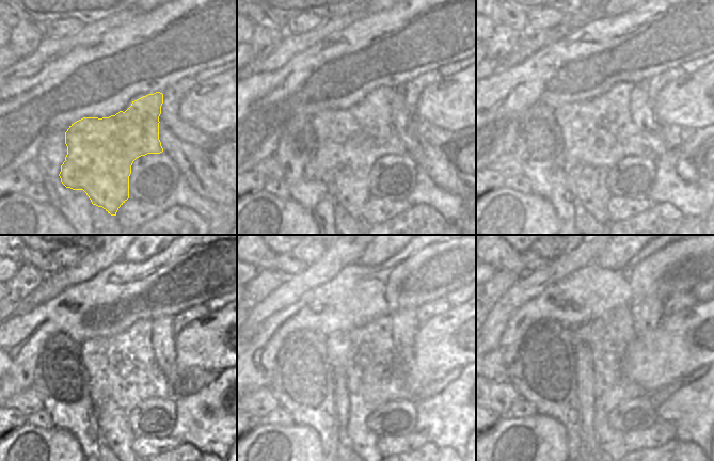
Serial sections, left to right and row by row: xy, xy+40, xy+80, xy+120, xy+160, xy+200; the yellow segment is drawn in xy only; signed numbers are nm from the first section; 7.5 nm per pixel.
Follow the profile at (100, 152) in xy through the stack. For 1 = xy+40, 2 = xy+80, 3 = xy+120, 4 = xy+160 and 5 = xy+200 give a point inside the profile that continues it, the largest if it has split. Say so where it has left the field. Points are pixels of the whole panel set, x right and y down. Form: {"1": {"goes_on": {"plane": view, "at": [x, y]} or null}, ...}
{"1": {"goes_on": {"plane": "xy+40", "at": [348, 141]}}, "2": {"goes_on": {"plane": "xy+80", "at": [593, 144]}}, "3": {"goes_on": {"plane": "xy+120", "at": [118, 382]}}, "4": {"goes_on": {"plane": "xy+160", "at": [378, 378]}}, "5": {"goes_on": {"plane": "xy+200", "at": [613, 387]}}}

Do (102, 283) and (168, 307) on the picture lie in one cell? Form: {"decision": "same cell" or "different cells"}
{"decision": "same cell"}

